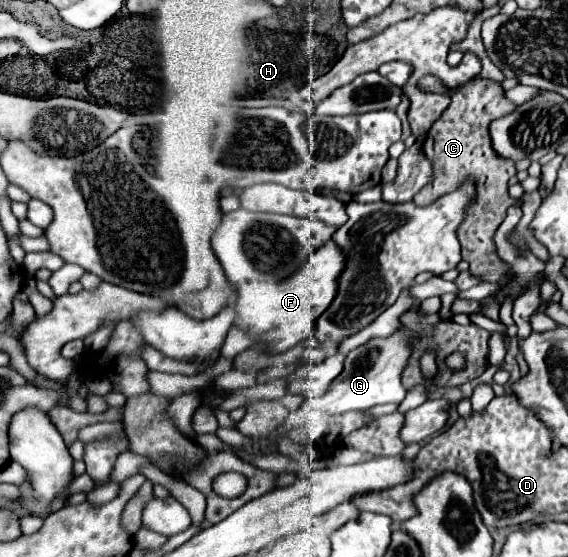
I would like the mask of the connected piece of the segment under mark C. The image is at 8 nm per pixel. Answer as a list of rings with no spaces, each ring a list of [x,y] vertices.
[[[424,76],[418,82],[418,88],[424,92],[448,92],[450,106],[448,110],[434,122],[424,142],[424,154],[432,162],[432,182],[426,184],[416,196],[414,202],[418,206],[430,206],[440,196],[458,190],[464,180],[474,182],[474,200],[470,200],[466,208],[466,218],[458,226],[458,240],[462,246],[462,258],[470,264],[470,274],[482,282],[500,282],[508,272],[510,266],[496,254],[494,246],[494,232],[506,218],[506,210],[510,206],[522,206],[522,198],[510,198],[508,194],[508,180],[516,174],[514,162],[502,158],[492,148],[490,140],[490,122],[506,116],[508,112],[516,110],[516,104],[504,100],[504,88],[500,82],[492,82],[488,78],[472,78],[458,88],[444,88],[442,80],[436,76]]]

